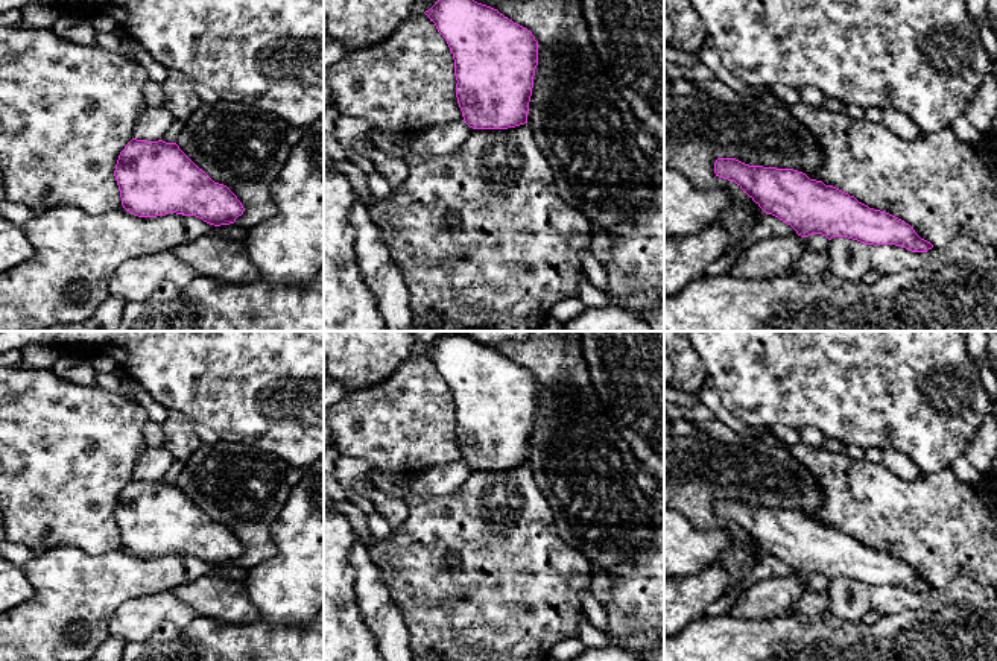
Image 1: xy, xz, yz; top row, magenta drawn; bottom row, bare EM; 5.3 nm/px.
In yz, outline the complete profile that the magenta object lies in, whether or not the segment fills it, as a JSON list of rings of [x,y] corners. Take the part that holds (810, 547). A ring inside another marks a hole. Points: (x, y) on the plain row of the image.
[[[717,498],[714,514],[734,521],[766,555],[790,565],[801,577],[848,577],[865,585],[895,585],[912,593],[933,588],[904,561],[869,549],[854,536],[810,520],[802,512]]]

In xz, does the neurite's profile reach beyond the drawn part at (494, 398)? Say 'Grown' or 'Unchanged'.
Unchanged

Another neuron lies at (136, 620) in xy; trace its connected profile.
[[[175,593],[137,597],[120,605],[111,617],[109,634],[125,643],[144,641],[163,625],[185,628],[198,614]]]

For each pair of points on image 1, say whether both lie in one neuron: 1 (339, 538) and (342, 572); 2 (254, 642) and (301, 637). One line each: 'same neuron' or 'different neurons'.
1: same neuron
2: same neuron

